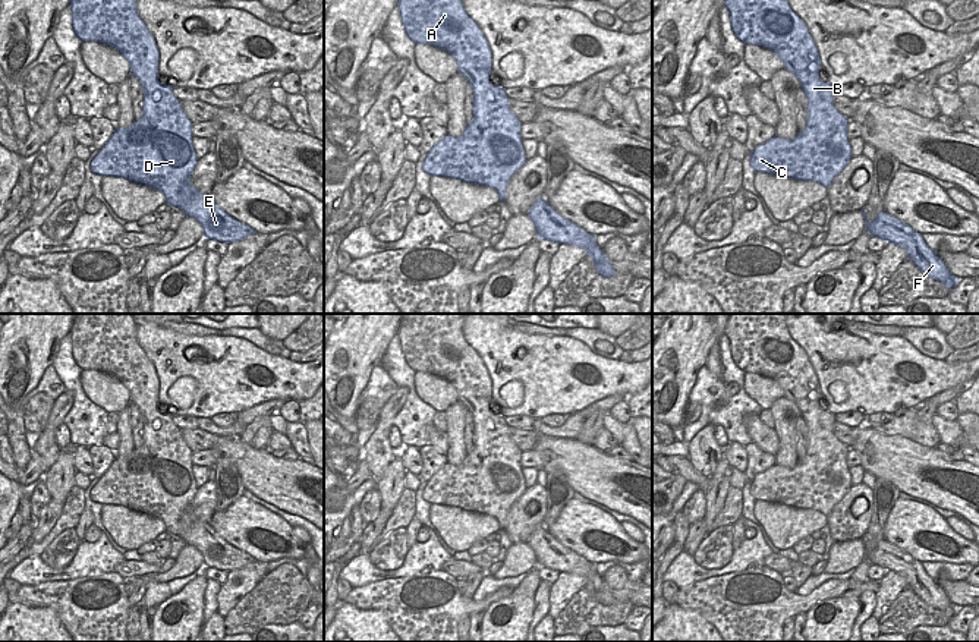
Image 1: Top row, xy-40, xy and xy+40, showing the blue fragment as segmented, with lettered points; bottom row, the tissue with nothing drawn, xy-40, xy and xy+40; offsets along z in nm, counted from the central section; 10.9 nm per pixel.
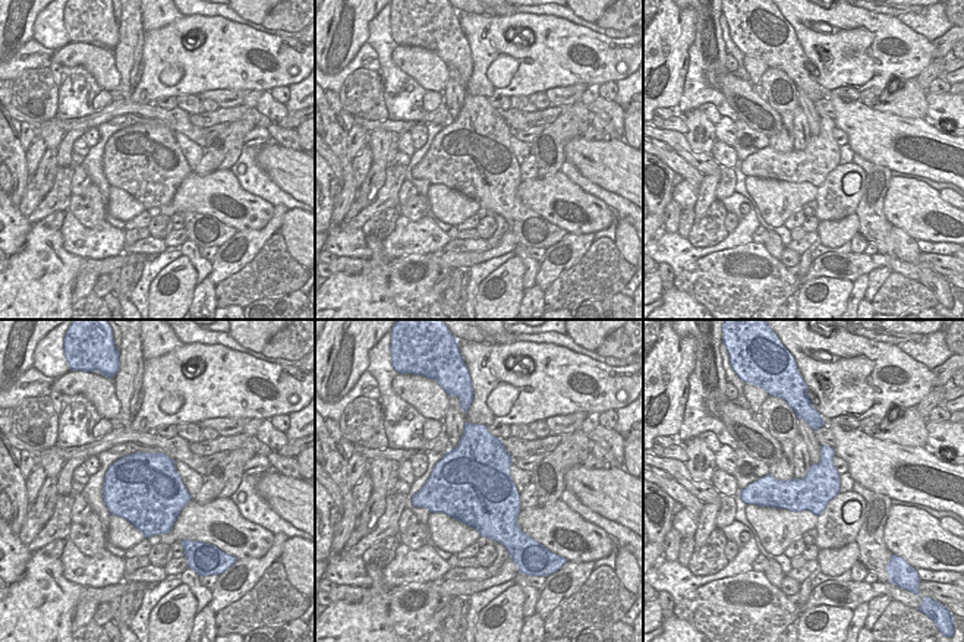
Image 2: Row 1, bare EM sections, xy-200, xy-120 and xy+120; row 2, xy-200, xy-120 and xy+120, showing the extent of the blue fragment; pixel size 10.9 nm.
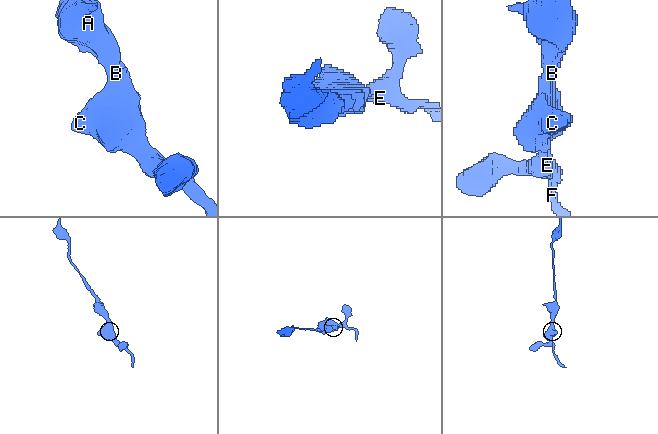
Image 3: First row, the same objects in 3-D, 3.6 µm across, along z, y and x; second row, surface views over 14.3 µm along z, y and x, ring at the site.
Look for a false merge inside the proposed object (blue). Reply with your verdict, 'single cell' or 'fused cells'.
single cell

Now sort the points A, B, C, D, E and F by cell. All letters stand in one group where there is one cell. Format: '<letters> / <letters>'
A B C D E F

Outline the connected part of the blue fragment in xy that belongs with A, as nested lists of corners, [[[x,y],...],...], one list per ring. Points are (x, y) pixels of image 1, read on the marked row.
[[[399,0],[397,6],[406,35],[415,44],[429,44],[447,51],[473,91],[472,122],[462,136],[446,135],[435,144],[426,154],[422,170],[429,176],[492,188],[498,192],[500,201],[506,201],[506,189],[511,176],[526,161],[520,135],[522,123],[510,110],[504,88],[490,81],[492,59],[482,31],[468,16],[462,0]]]

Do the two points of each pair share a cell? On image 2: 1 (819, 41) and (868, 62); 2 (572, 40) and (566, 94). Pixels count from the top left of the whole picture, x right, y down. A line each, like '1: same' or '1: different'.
1: same
2: different

